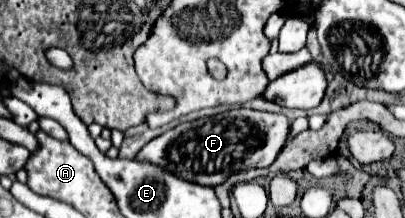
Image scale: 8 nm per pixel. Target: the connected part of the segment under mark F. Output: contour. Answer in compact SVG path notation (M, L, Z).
M239 108L211 118L179 124L153 138L135 158L139 162L155 164L183 180L215 188L231 176L231 166L233 174L249 168L267 168L283 148L287 134L289 120L285 116Z

